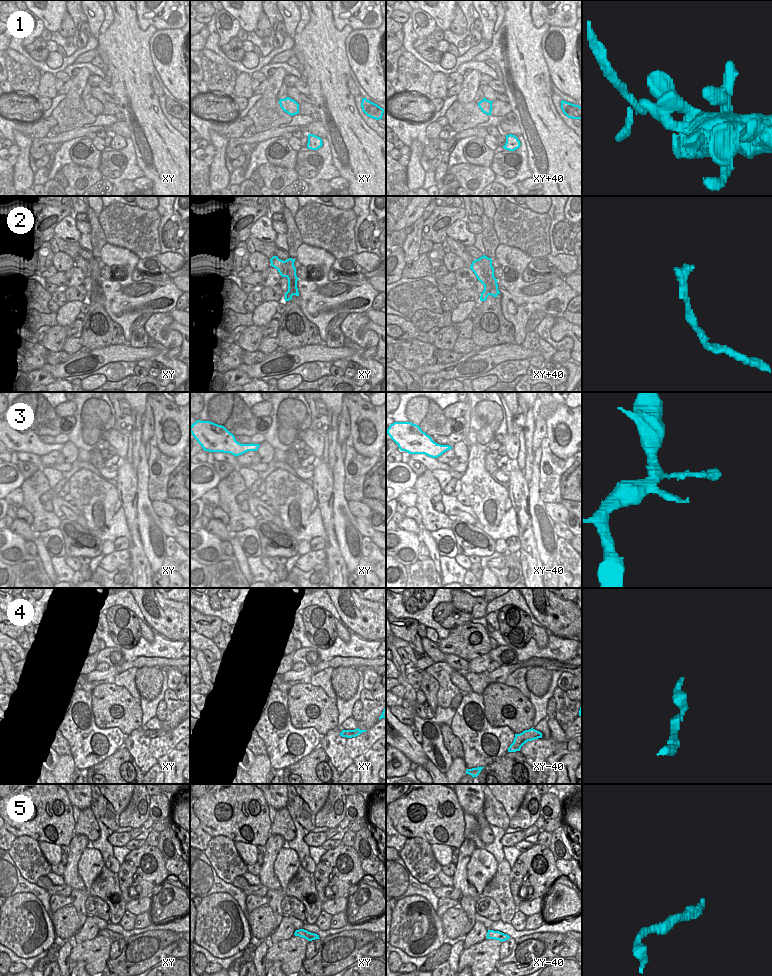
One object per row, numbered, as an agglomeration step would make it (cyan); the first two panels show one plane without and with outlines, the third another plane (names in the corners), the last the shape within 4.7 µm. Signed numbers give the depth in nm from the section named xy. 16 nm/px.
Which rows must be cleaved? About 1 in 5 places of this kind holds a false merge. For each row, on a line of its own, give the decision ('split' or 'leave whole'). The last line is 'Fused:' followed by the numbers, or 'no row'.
1: leave whole
2: split
3: leave whole
4: leave whole
5: leave whole
Fused: 2

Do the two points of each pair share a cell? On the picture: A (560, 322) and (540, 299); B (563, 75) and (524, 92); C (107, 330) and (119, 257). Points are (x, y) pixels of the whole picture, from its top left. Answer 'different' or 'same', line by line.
A: different
B: different
C: different

